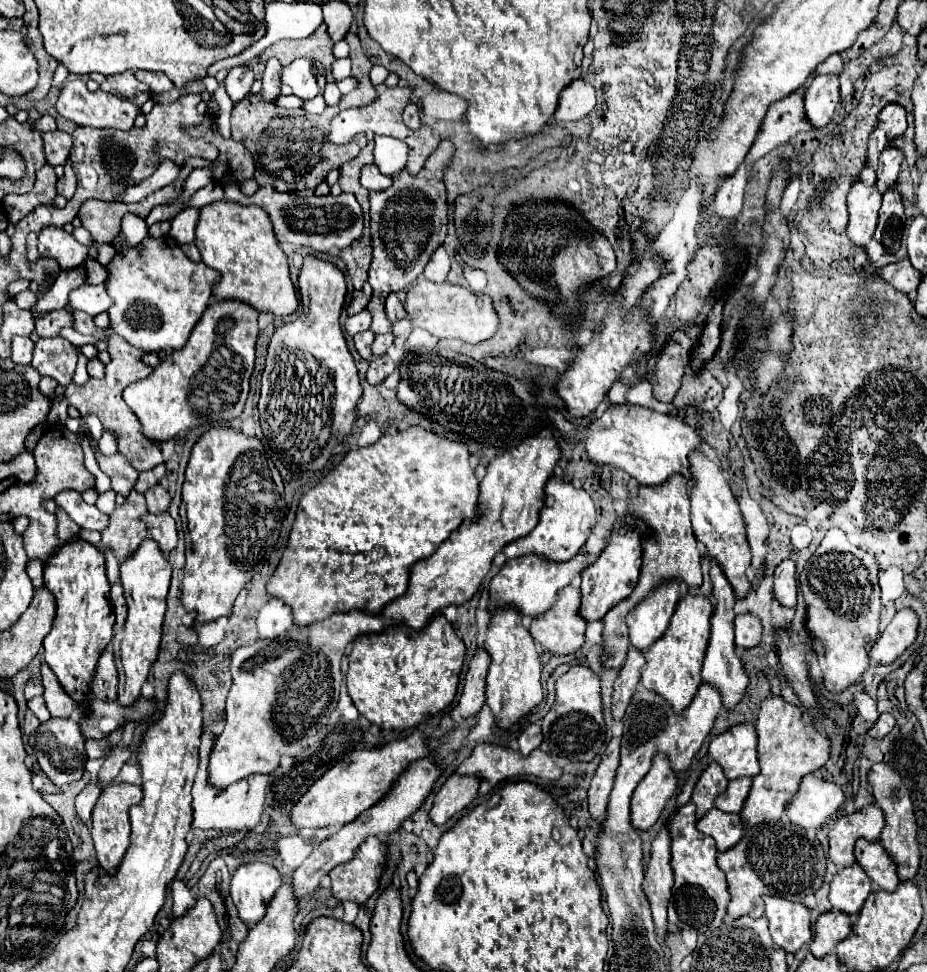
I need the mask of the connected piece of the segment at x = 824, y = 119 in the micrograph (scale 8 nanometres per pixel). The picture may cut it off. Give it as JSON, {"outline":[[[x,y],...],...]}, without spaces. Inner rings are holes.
{"outline":[[[838,74],[816,76],[806,86],[806,96],[804,96],[804,110],[808,122],[814,128],[824,128],[826,124],[832,122],[838,102],[840,102]]]}

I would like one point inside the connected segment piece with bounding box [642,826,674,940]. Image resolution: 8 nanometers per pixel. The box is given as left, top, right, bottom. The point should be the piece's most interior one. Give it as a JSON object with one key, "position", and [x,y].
{"position":[658,882]}

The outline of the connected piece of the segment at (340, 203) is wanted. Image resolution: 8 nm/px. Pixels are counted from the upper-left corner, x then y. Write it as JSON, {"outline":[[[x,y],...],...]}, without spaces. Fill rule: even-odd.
{"outline":[[[236,184],[232,188],[224,188],[224,194],[232,202],[240,204],[256,204],[264,208],[270,214],[270,220],[274,224],[274,234],[280,244],[294,244],[294,246],[308,246],[318,252],[330,252],[334,248],[342,250],[348,248],[354,240],[362,236],[364,228],[364,216],[362,208],[356,202],[354,194],[340,194],[340,196],[312,196],[306,200],[292,198],[290,194],[280,194],[274,188],[260,188],[254,196],[244,196]]]}

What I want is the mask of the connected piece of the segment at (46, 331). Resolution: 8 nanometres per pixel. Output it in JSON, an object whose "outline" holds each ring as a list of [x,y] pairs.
{"outline":[[[66,308],[52,310],[36,320],[36,332],[42,338],[50,338],[50,336],[58,336],[60,328],[72,326],[72,324],[74,324],[74,314],[70,310],[66,310]]]}

